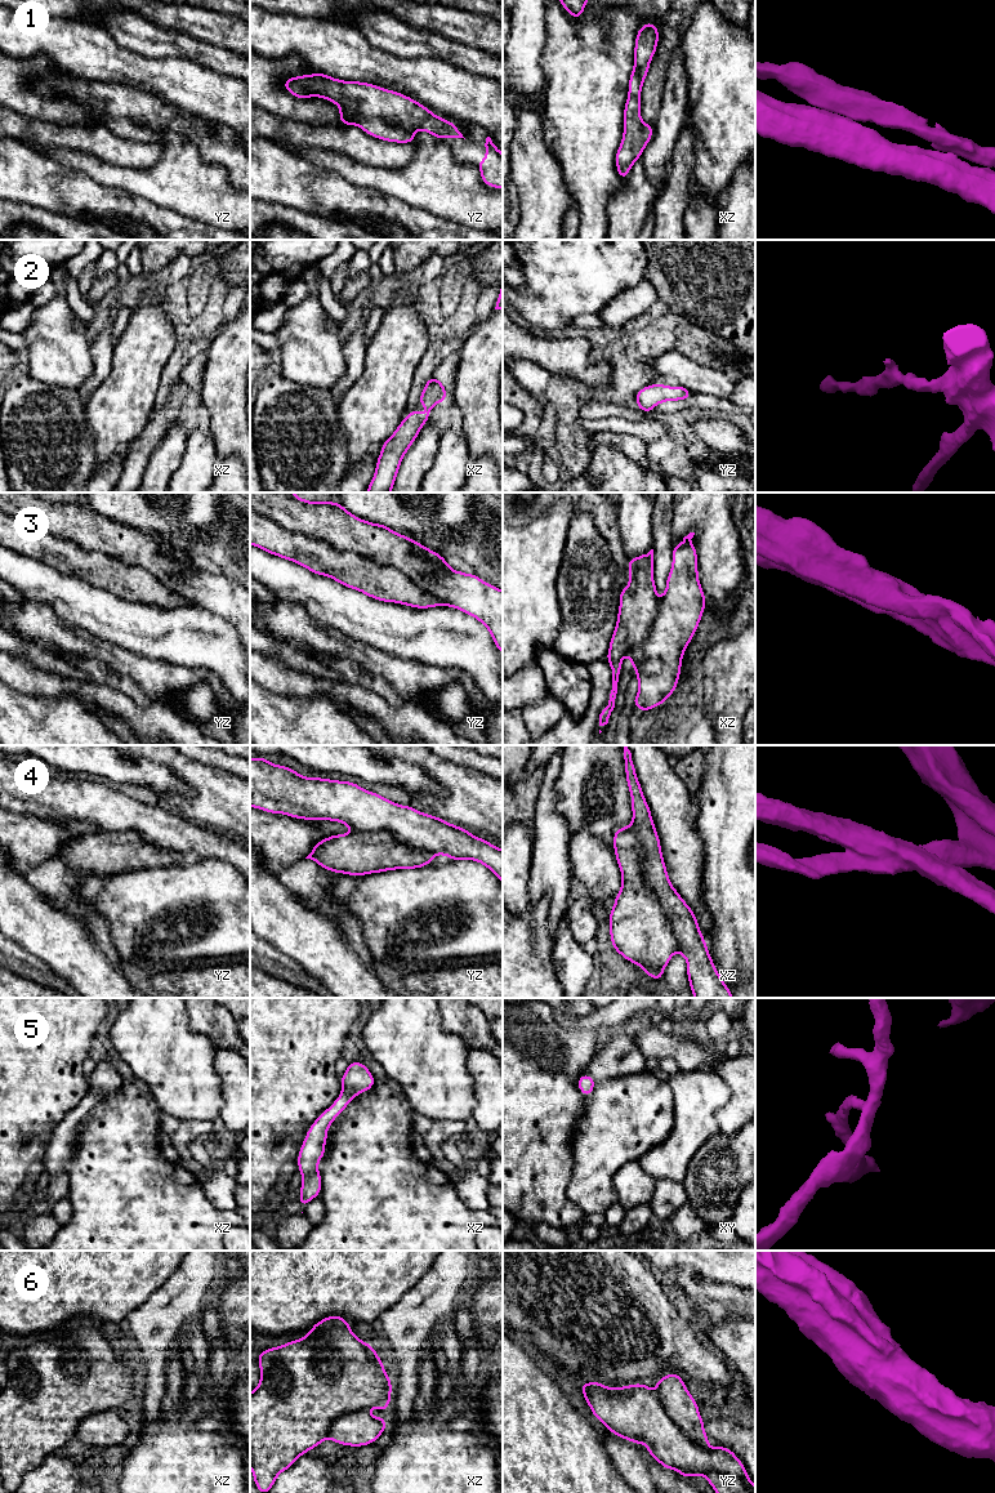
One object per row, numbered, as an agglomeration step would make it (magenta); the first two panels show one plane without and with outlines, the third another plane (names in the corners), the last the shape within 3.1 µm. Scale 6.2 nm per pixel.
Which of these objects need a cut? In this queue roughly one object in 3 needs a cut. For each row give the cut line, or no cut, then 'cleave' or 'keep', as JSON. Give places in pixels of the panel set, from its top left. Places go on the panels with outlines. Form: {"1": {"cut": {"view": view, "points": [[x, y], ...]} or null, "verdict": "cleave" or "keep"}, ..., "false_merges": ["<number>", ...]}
{"1": {"cut": null, "verdict": "keep"}, "2": {"cut": null, "verdict": "keep"}, "3": {"cut": null, "verdict": "keep"}, "4": {"cut": {"view": "xz", "points": [[632, 821], [643, 854], [643, 881], [659, 900], [677, 949]]}, "verdict": "cleave"}, "5": {"cut": null, "verdict": "keep"}, "6": {"cut": null, "verdict": "keep"}, "false_merges": ["4"]}

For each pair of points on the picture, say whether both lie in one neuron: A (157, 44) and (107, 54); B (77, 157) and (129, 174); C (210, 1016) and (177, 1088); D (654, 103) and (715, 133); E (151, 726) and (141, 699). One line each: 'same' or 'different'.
A: different
B: same
C: different
D: different
E: different

